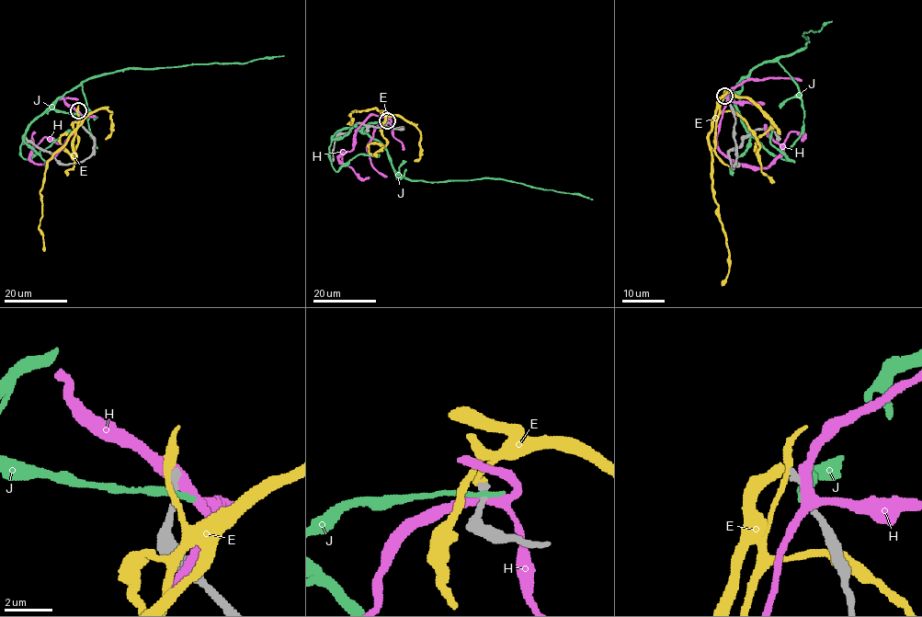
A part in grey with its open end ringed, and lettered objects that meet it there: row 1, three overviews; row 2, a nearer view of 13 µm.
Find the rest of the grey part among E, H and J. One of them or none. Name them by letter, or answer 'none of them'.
none of them

